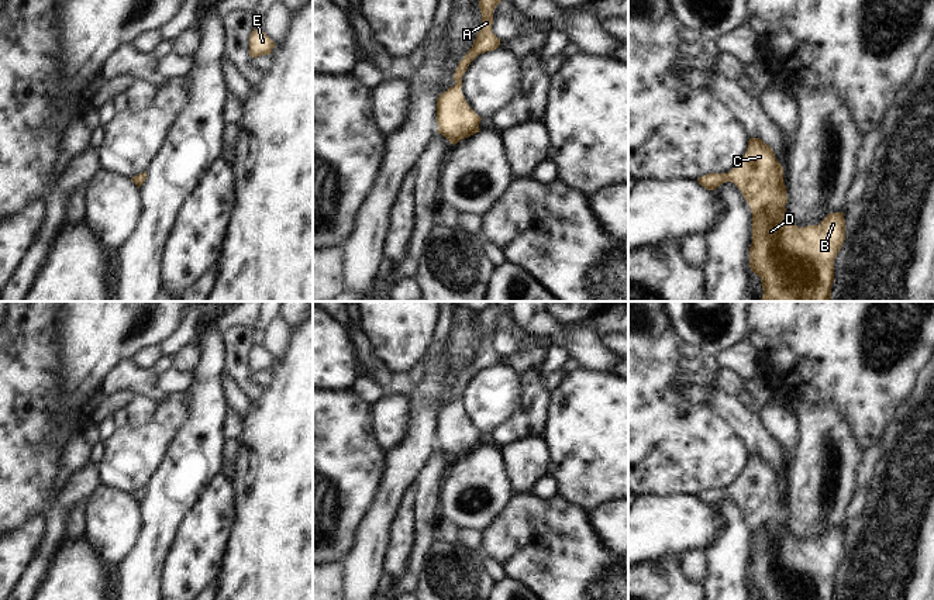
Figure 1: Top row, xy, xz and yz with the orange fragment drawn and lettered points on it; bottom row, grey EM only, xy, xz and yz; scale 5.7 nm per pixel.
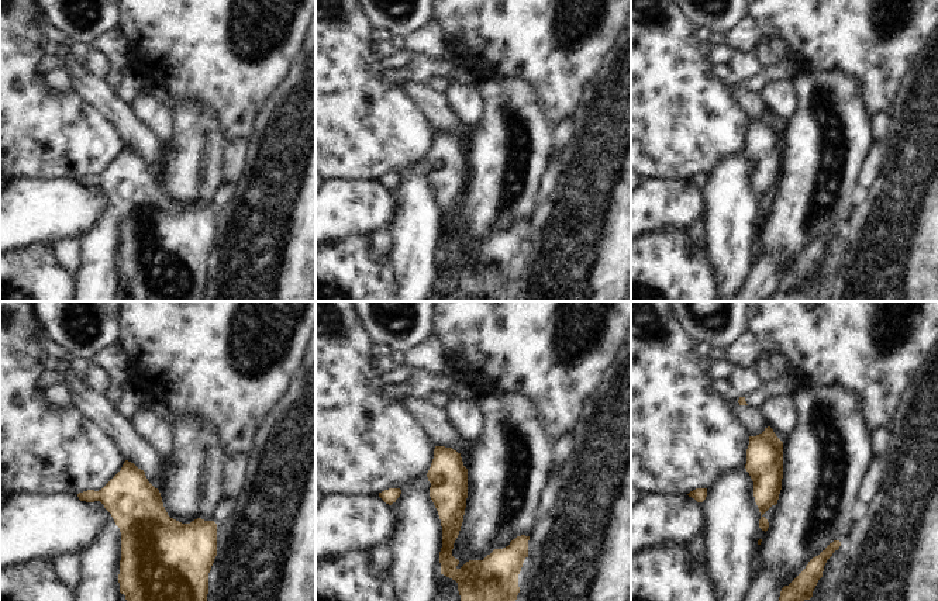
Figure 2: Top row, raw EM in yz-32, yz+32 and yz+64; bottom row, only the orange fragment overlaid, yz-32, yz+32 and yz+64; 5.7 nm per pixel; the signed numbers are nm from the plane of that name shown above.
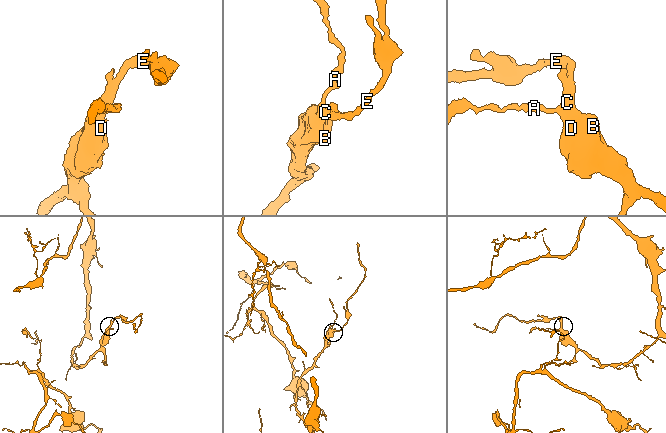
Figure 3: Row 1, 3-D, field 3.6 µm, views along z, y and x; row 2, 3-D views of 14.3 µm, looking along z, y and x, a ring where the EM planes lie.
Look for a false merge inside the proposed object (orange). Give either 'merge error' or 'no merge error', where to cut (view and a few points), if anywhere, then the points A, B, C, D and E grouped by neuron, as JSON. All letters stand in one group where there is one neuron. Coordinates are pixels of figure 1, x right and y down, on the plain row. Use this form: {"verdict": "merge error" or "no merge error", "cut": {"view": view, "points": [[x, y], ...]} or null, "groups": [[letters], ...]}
{"verdict": "no merge error", "cut": null, "groups": [["A", "B", "C", "D", "E"]]}

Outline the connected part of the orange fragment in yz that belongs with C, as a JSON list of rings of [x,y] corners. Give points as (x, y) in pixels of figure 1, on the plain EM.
[[[749,454],[745,470],[727,489],[709,489],[697,494],[707,506],[733,497],[742,508],[752,528],[752,559],[749,583],[762,600],[833,600],[834,575],[845,555],[844,528],[830,528],[818,541],[799,544],[786,528],[783,483],[769,461]]]

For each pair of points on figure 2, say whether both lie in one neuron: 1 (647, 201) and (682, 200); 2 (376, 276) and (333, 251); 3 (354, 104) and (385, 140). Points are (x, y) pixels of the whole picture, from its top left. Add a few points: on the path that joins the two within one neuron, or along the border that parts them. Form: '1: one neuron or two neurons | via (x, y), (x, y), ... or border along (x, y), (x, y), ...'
1: one neuron | via (655, 201), (673, 200)
2: one neuron | via (365, 276), (358, 276), (344, 262)
3: one neuron | via (358, 113), (376, 131)

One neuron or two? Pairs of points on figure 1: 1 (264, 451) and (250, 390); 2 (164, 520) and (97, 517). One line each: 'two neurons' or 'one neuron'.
1: two neurons
2: two neurons

